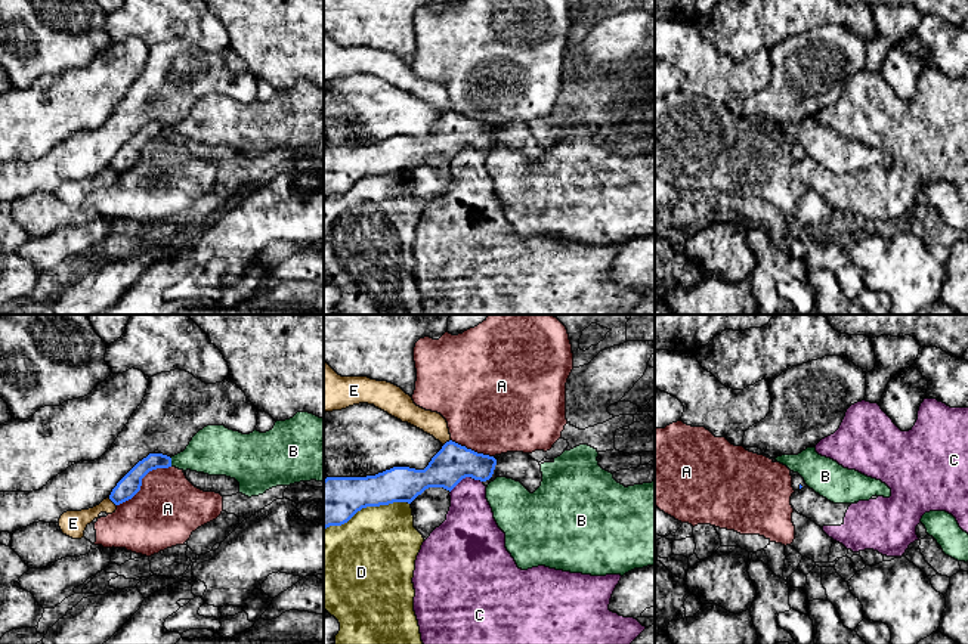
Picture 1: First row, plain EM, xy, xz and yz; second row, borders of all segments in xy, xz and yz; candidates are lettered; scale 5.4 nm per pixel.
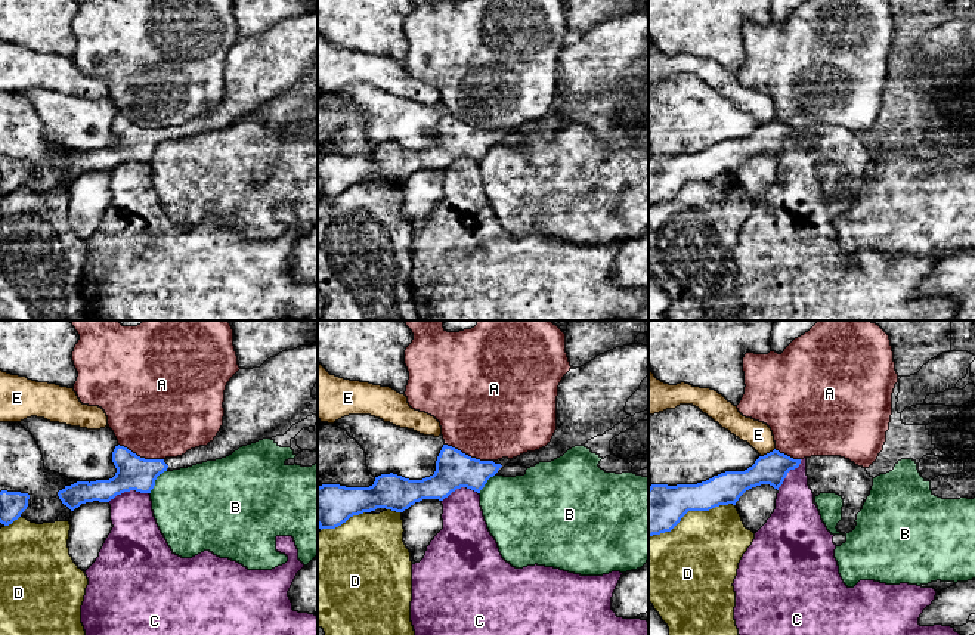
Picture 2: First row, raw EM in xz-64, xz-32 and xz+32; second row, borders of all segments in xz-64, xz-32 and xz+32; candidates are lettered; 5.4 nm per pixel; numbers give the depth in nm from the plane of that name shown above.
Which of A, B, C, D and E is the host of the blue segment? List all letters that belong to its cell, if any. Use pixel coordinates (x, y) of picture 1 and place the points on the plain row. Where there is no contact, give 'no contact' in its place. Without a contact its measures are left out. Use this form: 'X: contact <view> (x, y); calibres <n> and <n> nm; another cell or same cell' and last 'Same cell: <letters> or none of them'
A: contact xy (141, 151); calibres 110 and 360 nm; another cell
B: contact xy (170, 132); calibres 110 and 260 nm; another cell
C: contact xz (466, 145); calibres 200 and 260 nm; another cell
D: contact xz (367, 175); calibres 260 and 440 nm; another cell
E: contact xy (113, 170); calibres 110 and 140 nm; another cell
Same cell: none of them

